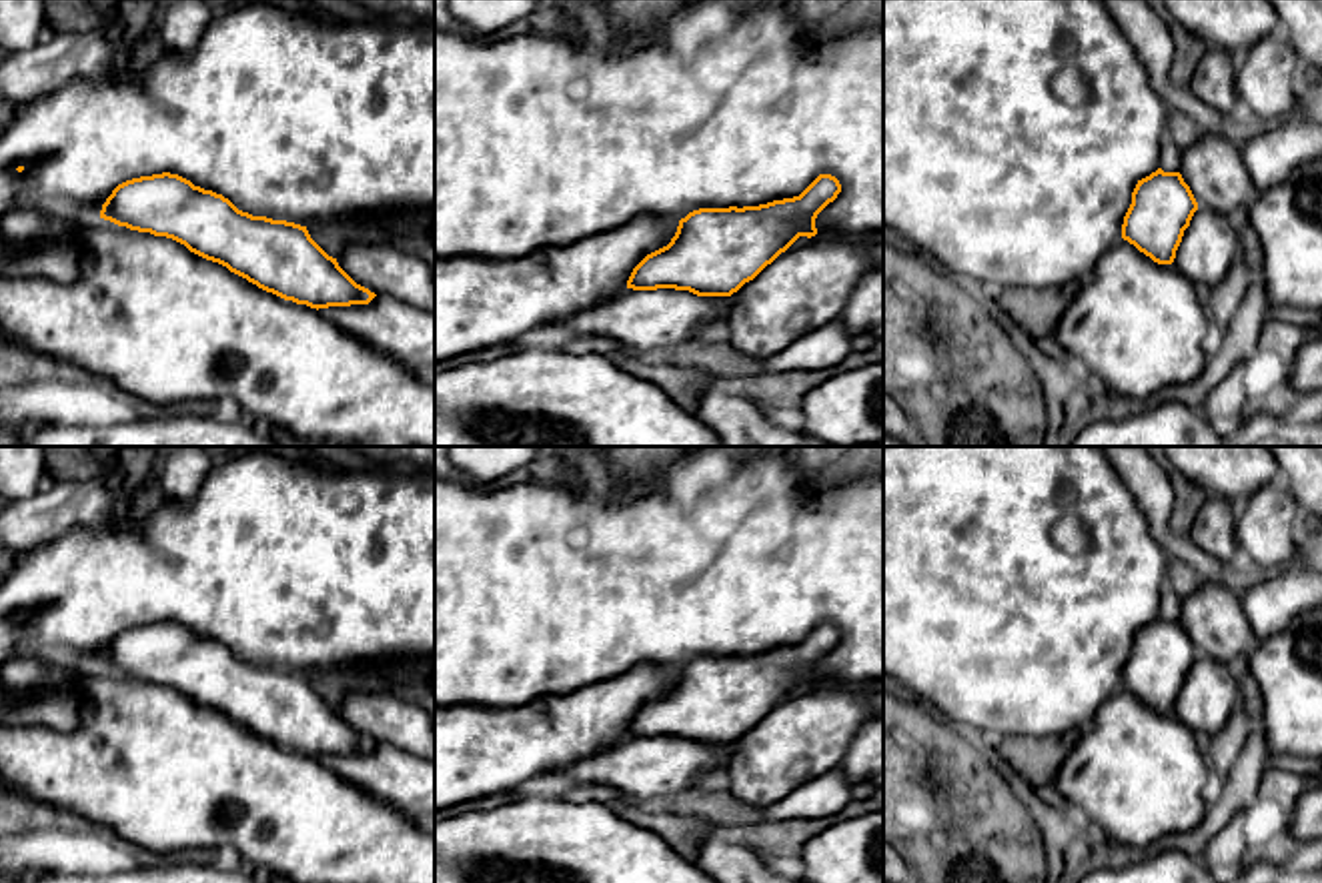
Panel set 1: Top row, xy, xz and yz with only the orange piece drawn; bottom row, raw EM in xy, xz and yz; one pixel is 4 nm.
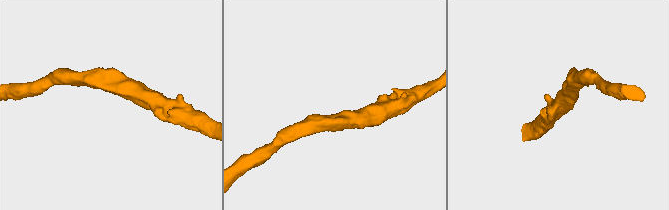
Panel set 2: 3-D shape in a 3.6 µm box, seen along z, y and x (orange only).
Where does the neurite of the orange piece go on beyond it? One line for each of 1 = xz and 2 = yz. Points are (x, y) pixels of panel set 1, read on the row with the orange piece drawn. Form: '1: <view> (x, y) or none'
1: none
2: none

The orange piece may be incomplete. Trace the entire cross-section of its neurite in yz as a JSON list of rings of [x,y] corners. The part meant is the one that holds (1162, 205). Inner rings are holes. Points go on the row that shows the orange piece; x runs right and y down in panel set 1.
[[[1158,168],[1138,180],[1122,238],[1158,264],[1172,264],[1198,202],[1180,172]]]

